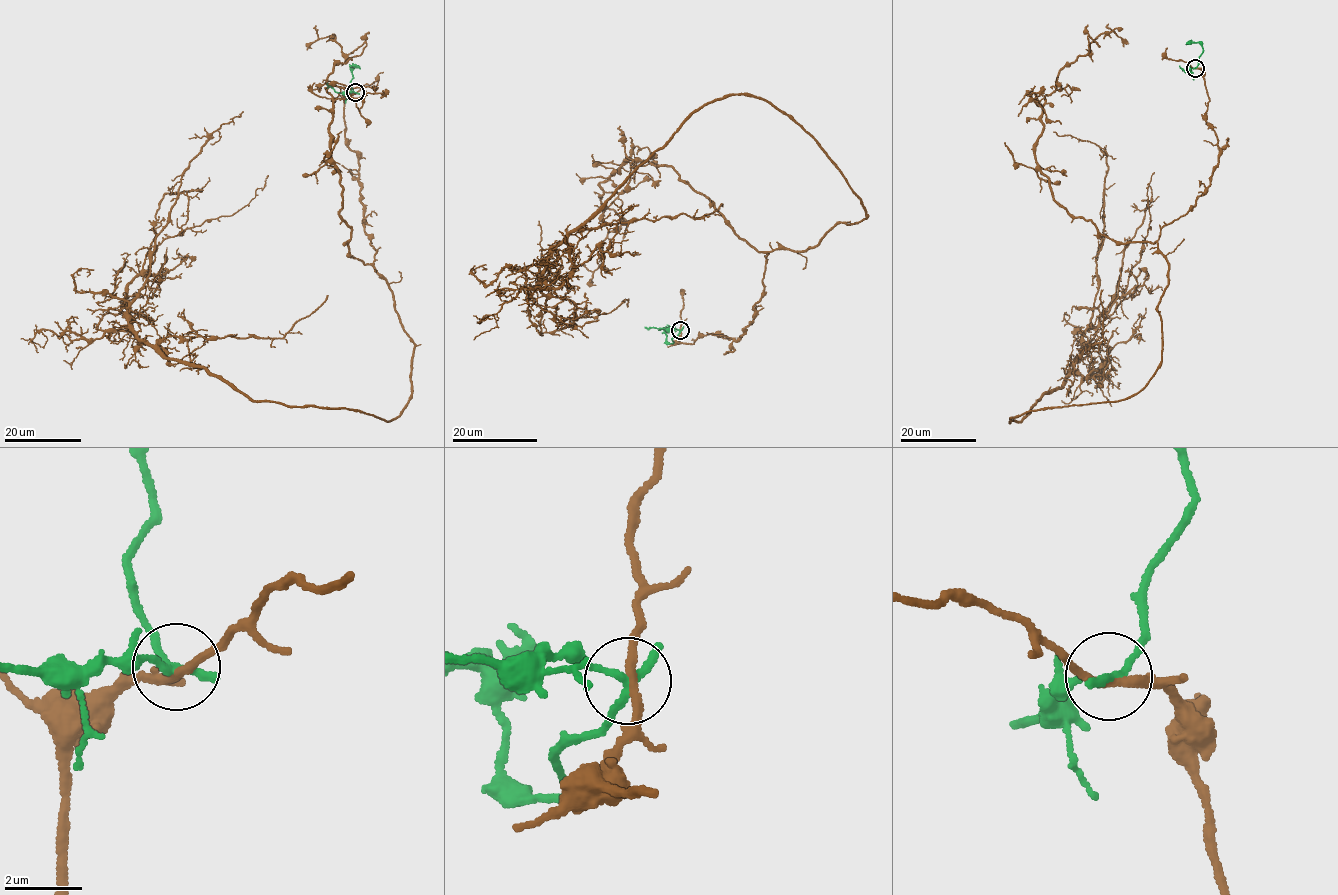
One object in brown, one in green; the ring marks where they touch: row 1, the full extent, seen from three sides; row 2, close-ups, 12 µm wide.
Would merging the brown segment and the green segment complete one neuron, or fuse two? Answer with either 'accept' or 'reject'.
reject

